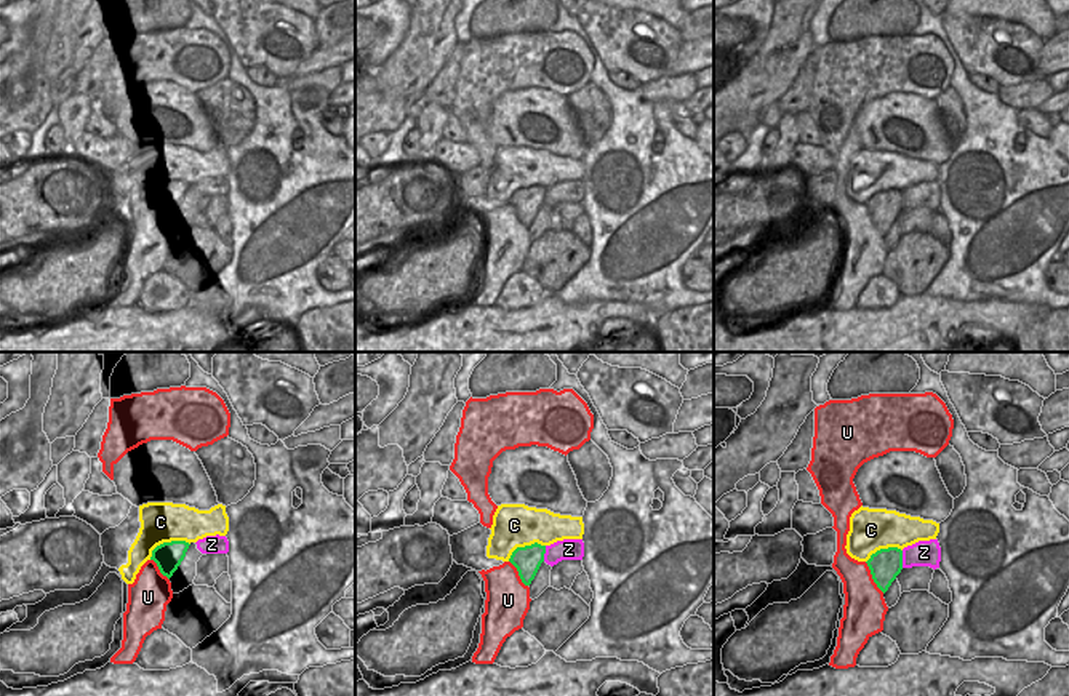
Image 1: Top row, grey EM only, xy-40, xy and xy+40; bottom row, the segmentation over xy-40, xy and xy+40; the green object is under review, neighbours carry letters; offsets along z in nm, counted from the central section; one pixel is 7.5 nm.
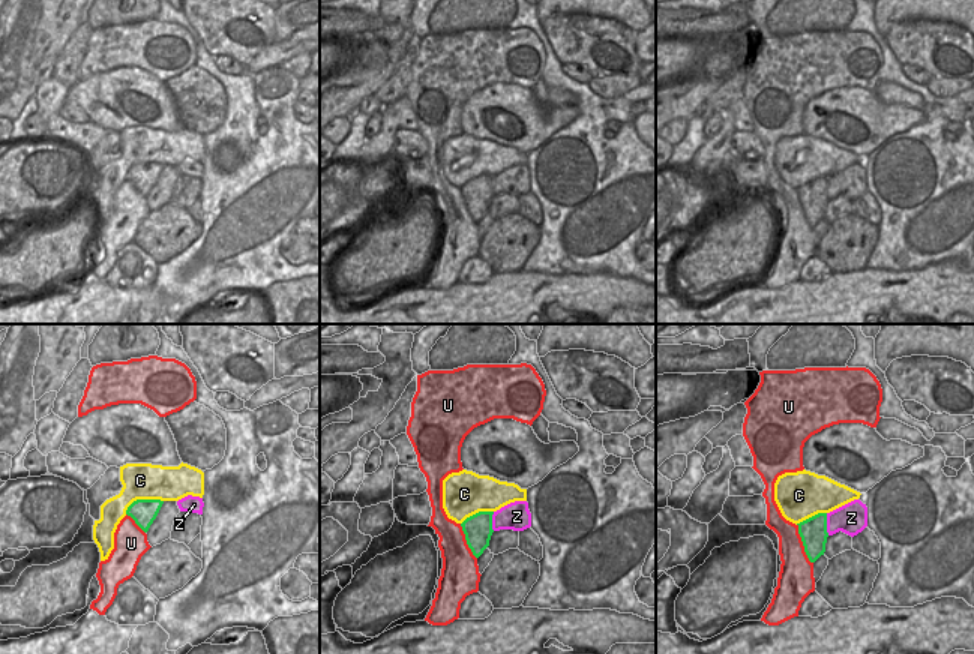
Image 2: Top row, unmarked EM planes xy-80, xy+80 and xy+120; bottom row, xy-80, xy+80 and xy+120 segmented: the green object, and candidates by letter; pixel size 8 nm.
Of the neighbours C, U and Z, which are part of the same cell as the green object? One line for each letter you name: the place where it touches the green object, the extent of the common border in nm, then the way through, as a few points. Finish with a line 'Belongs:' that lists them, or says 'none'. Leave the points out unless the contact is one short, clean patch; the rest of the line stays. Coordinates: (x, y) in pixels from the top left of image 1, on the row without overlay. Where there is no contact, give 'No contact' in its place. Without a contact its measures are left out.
Belongs: none.

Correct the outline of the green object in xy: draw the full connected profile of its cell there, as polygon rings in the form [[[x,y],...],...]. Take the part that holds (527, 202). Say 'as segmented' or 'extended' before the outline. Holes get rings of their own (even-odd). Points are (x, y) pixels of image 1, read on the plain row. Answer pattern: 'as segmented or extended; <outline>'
as segmented; [[[538,184],[525,189],[517,189],[509,203],[517,210],[518,218],[525,227],[534,221],[541,205],[544,203],[546,187]]]

